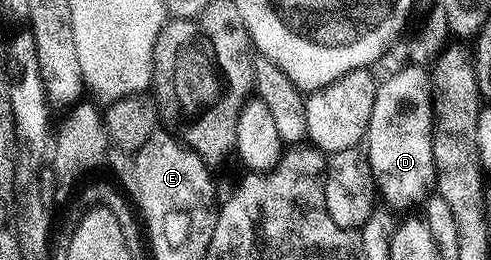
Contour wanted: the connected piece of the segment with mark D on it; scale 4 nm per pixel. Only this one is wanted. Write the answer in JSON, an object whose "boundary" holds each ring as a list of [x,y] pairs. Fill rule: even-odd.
{"boundary":[[[410,63],[407,69],[383,80],[376,91],[376,107],[366,132],[364,152],[372,167],[374,184],[391,210],[421,206],[431,196],[436,181],[434,171],[434,99],[432,77],[421,64]]]}

